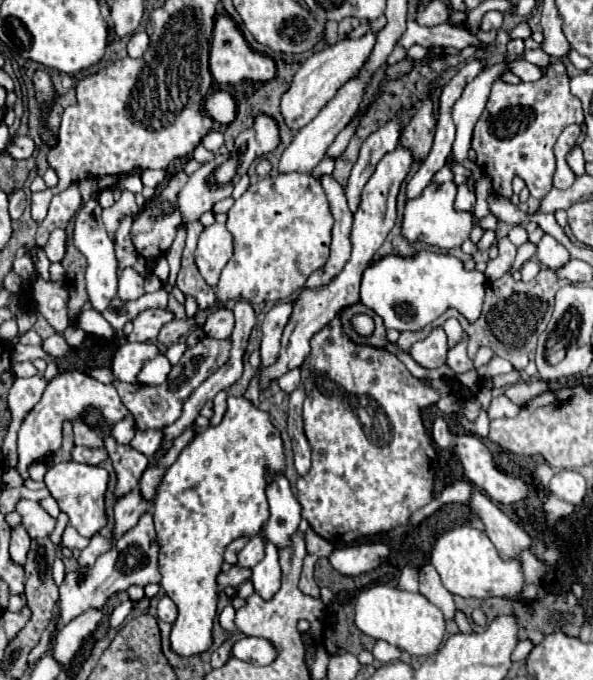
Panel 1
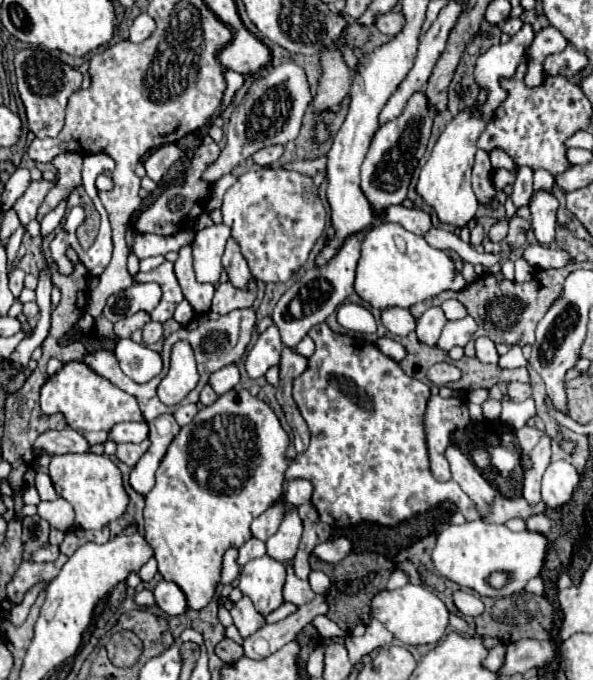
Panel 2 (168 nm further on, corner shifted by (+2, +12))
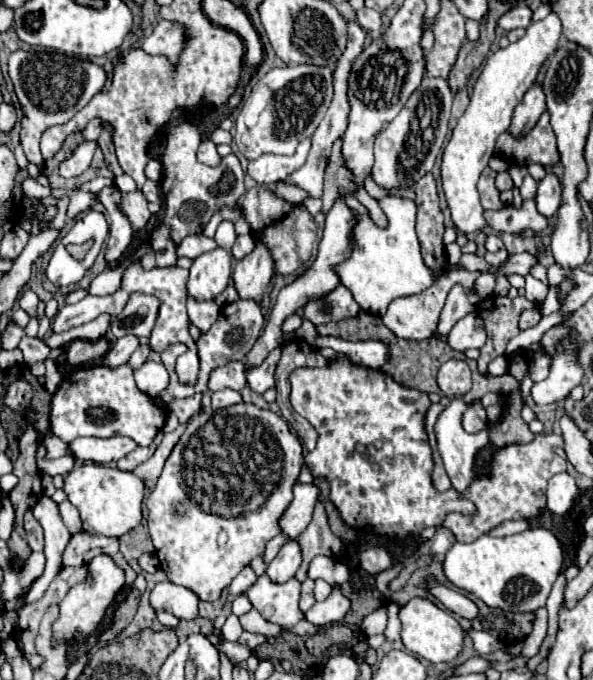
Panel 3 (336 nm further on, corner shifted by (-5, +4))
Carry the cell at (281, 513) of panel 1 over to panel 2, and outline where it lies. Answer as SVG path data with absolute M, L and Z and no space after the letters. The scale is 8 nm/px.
M291 511L279 525L277 533L267 539L267 555L279 563L291 561L299 547L301 531L303 531L303 525L299 515L297 511Z

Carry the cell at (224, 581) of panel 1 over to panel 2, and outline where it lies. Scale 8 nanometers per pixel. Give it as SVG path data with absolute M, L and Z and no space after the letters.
M249 539L241 549L239 549L239 565L243 567L245 563L249 563L251 559L257 559L257 557L263 557L267 553L267 547L265 547L265 541L261 539Z

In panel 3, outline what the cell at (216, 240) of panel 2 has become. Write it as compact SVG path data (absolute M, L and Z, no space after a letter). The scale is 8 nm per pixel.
M224 247L202 253L194 259L188 279L188 295L206 301L216 299L228 285L232 271L232 255Z

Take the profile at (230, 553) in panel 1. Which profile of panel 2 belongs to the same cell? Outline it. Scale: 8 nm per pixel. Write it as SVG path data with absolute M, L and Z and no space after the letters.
M229 549L223 557L223 569L221 569L220 582L223 585L229 585L237 579L239 575L239 565L237 565L237 549Z

